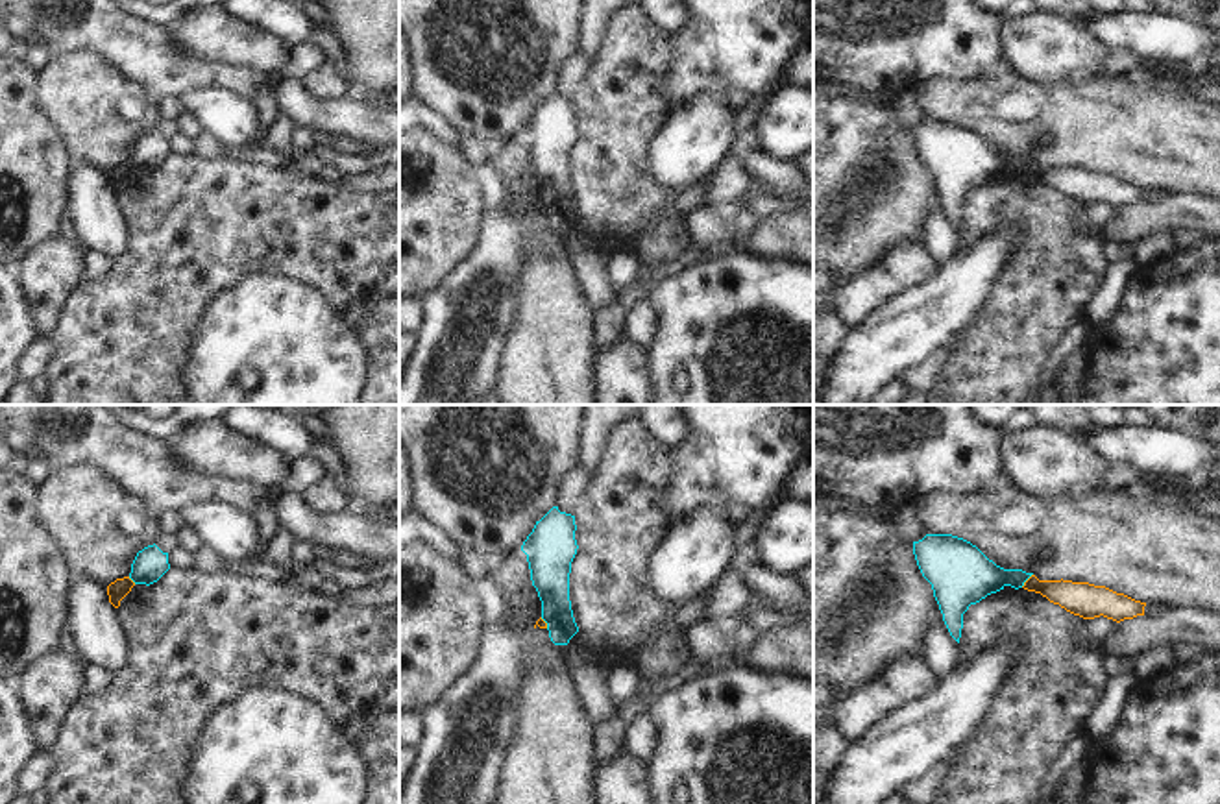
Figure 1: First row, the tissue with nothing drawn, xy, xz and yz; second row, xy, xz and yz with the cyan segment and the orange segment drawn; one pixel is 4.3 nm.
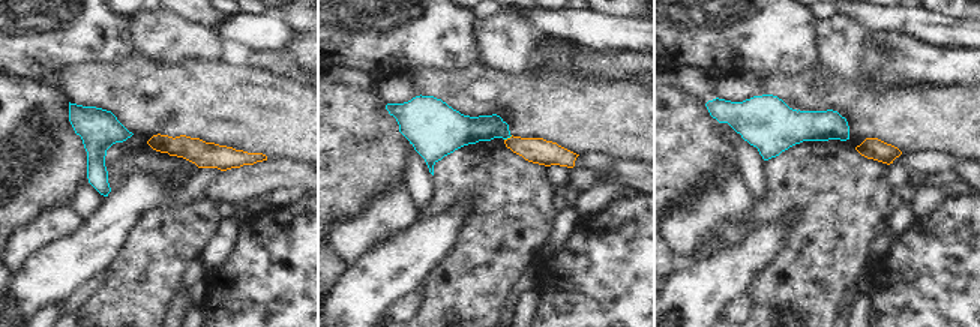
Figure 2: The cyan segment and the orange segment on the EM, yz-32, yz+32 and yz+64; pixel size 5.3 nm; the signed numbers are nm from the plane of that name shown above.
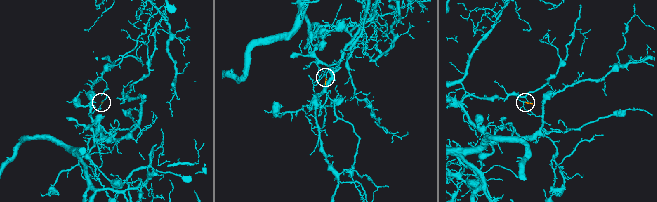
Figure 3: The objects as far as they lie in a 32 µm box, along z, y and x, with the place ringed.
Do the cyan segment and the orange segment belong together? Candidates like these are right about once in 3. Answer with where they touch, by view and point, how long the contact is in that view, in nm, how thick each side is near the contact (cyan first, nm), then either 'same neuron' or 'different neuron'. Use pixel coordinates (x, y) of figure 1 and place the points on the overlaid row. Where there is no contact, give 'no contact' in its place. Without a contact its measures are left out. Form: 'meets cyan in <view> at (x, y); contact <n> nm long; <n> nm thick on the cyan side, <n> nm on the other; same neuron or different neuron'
meets cyan in yz at (1026, 579); contact 80 nm long; 220 nm thick on the cyan side, 140 nm on the other; different neuron

